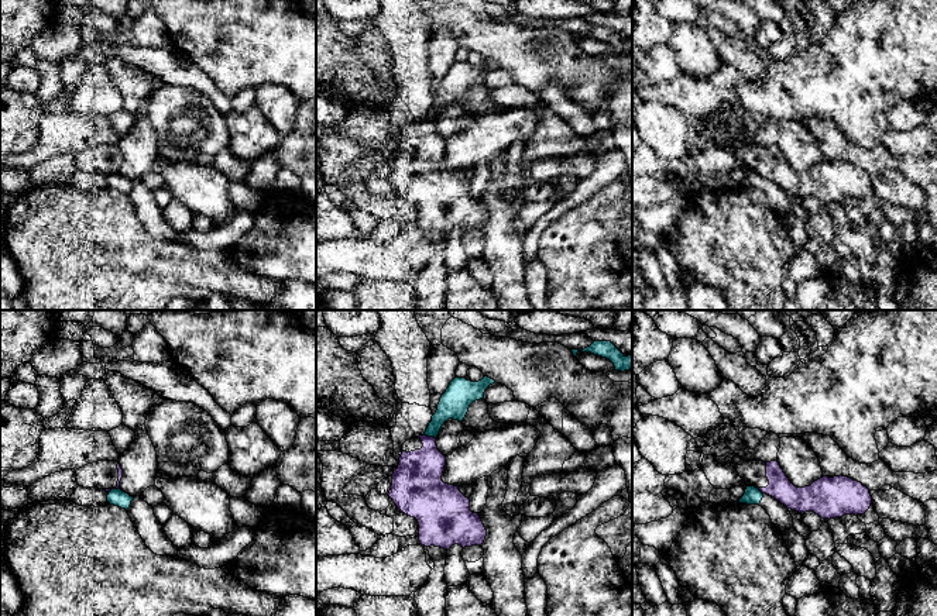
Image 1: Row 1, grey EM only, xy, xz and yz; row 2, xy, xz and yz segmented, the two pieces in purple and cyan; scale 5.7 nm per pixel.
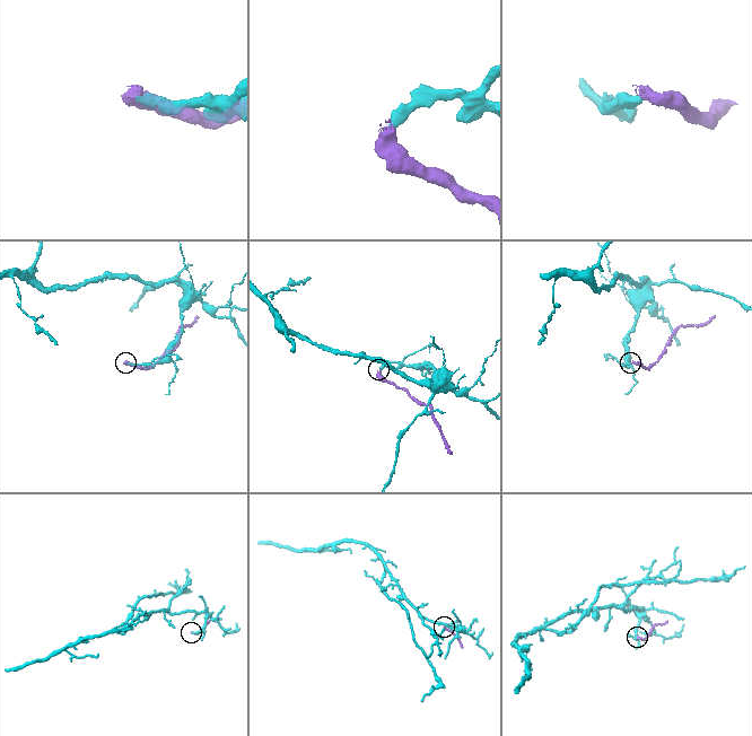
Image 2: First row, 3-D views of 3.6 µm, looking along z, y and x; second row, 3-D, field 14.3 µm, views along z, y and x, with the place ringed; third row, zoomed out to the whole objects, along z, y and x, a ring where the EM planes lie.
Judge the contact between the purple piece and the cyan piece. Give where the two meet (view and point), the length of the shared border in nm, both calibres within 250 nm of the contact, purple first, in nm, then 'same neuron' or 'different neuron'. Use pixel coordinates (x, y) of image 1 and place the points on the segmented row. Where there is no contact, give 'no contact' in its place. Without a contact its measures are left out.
xz (429, 437) | 80 nm | 280/170 nm | different neuron

